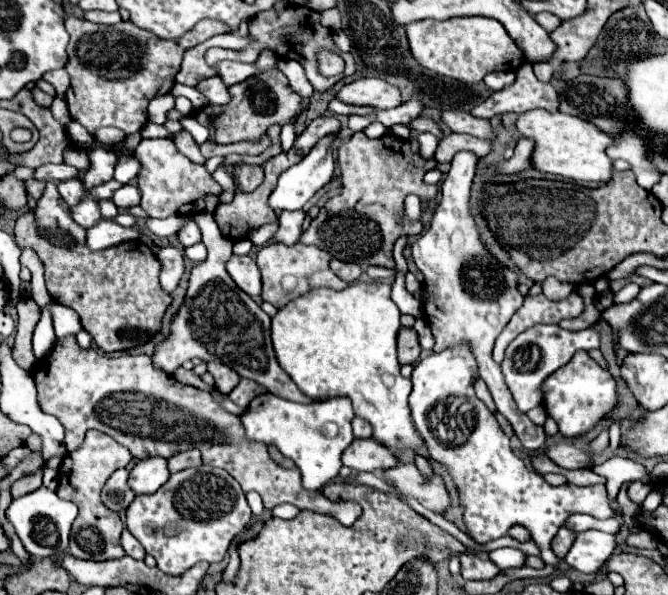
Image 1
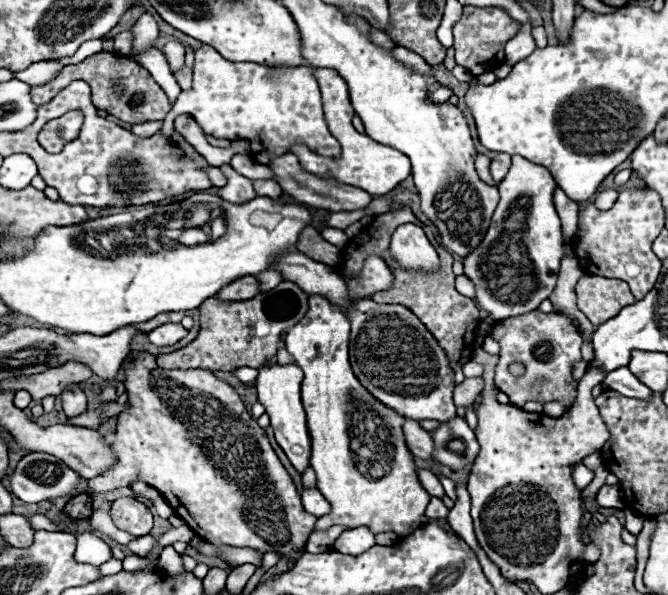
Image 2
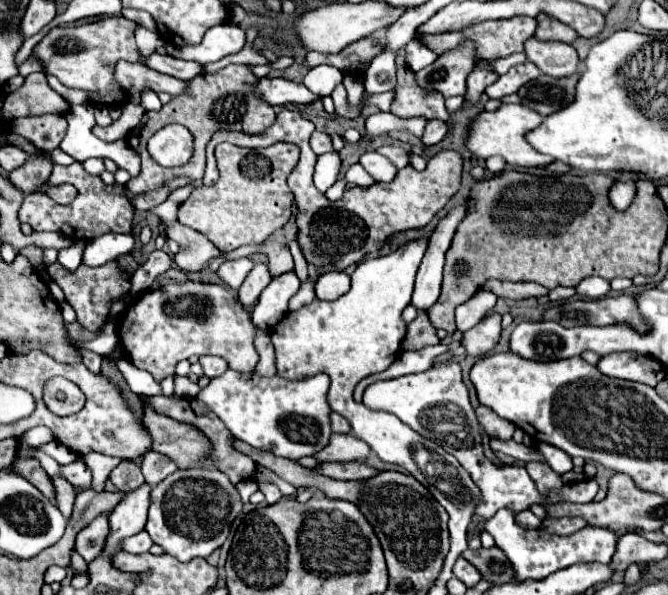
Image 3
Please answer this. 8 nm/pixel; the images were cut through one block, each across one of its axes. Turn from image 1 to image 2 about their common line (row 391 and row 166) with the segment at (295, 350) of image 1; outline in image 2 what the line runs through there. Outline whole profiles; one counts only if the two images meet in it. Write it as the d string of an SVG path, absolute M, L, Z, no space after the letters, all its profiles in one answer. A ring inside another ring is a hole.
M317 68L312 70L312 74L314 74L314 78L320 84L326 120L328 120L328 126L332 128L332 136L340 142L342 154L338 158L320 156L316 152L312 152L310 148L306 148L304 144L292 144L290 152L296 154L300 164L302 164L302 168L306 172L314 174L314 176L320 176L320 178L332 176L338 184L358 186L358 188L362 188L362 190L366 190L368 194L374 194L374 196L388 194L392 188L398 186L398 182L402 182L402 180L406 180L410 176L410 160L408 160L408 156L404 156L402 152L398 152L398 150L394 150L390 146L378 144L370 136L360 134L360 132L354 130L354 126L352 126L354 114L352 114L352 106L350 106L350 100L348 100L348 88L346 88L346 82L342 80L336 70Z

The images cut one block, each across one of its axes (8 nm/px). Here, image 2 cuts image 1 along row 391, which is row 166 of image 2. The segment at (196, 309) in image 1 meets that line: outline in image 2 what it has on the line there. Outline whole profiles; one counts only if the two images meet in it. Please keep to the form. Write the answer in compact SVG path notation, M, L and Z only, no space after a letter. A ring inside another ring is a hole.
M294 154L288 156L278 156L274 160L270 160L270 170L274 172L276 182L282 186L282 190L290 196L294 196L296 200L308 204L308 206L316 206L316 208L326 208L330 212L354 212L354 210L364 210L370 206L372 196L360 188L350 188L350 186L342 186L336 184L334 180L322 180L318 176L312 176L308 172L304 172L298 164L298 158Z

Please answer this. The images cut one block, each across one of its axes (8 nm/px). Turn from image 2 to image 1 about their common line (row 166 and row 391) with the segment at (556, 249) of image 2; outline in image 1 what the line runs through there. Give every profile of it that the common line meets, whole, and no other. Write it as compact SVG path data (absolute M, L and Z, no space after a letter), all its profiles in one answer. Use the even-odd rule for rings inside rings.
M538 324L538 326L532 326L530 330L522 332L518 338L514 338L510 342L510 346L506 348L506 356L502 362L502 374L504 374L506 386L510 388L518 408L522 412L528 412L530 408L542 406L544 380L552 372L556 372L560 366L564 366L574 356L574 352L578 352L582 348L592 350L598 346L600 346L600 336L594 328L586 328L582 332L568 332L556 324L550 324L550 326Z

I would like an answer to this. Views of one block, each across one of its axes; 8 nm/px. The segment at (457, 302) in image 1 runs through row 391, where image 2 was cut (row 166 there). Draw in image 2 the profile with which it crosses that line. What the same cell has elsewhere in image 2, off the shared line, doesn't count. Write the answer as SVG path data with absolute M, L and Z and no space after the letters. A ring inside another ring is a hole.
M498 154L498 156L492 160L492 164L490 164L490 174L492 174L492 178L494 178L496 182L500 182L500 180L506 176L508 168L510 168L510 156L508 156L508 154Z

